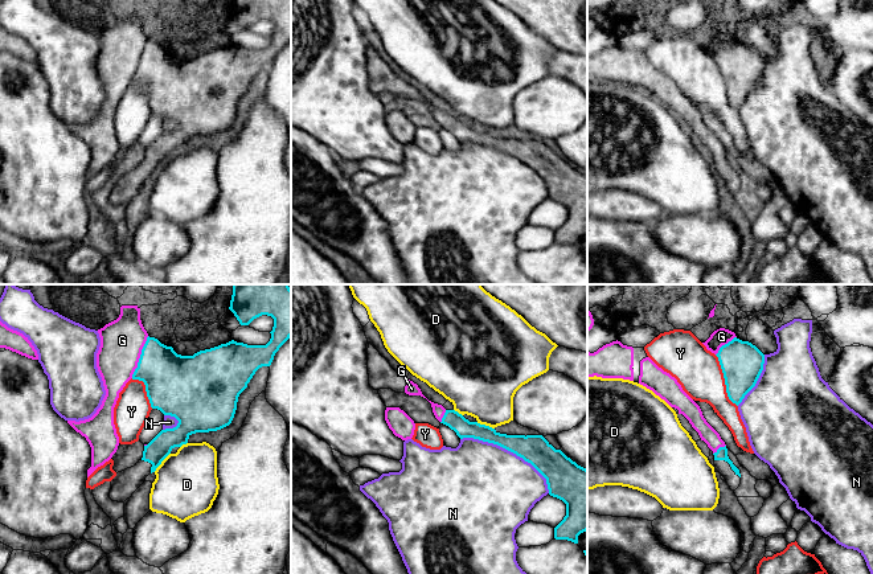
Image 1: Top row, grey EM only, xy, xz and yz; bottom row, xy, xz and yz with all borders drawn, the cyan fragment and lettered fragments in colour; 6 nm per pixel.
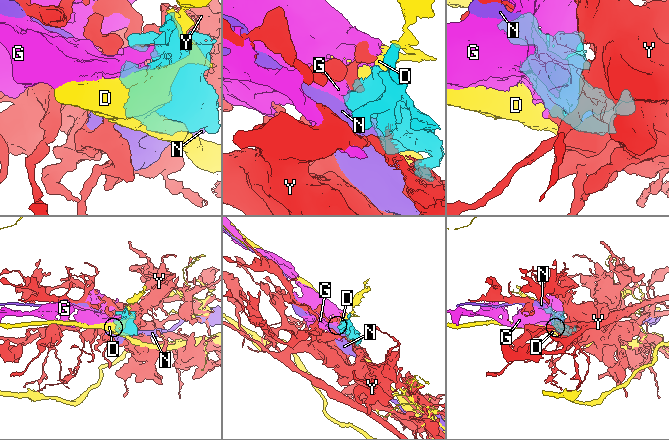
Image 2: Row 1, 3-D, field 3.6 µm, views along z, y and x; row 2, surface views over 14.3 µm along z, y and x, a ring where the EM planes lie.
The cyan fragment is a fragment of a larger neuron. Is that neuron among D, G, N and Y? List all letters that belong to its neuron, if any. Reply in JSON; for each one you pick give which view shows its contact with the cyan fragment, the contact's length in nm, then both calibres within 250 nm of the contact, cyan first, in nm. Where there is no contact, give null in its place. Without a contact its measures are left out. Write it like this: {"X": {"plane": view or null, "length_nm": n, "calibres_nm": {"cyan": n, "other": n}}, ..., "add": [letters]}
{"G": {"plane": "xy", "length_nm": 280, "calibres_nm": {"cyan": 340, "other": 260}}, "add": ["G"]}

